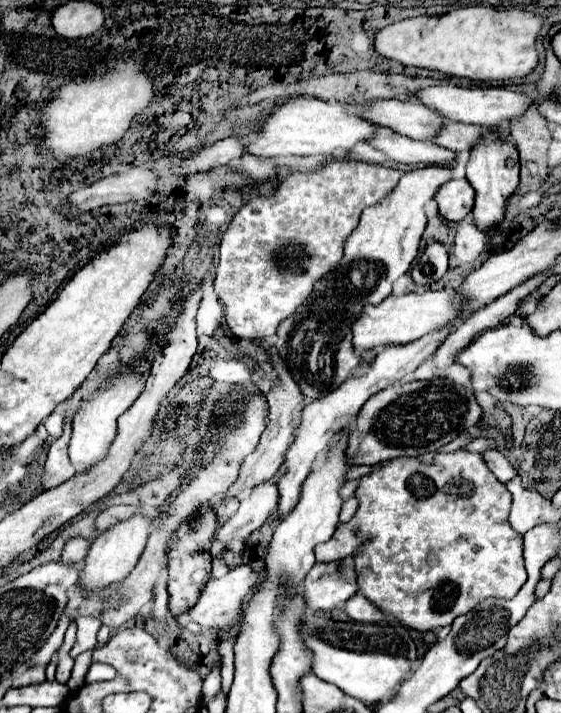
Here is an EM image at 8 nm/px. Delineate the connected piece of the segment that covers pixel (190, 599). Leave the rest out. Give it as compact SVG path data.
M203 515L195 519L187 519L179 525L179 529L173 533L177 541L173 543L173 551L169 553L169 611L177 619L179 615L187 613L195 603L203 589L203 585L209 579L211 573L211 557L209 557L209 543L215 533L215 517Z

